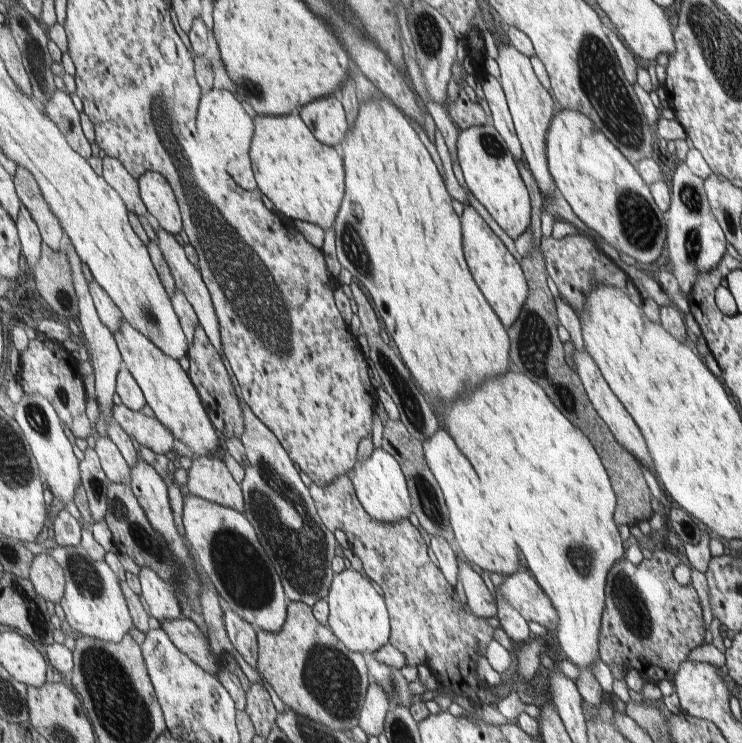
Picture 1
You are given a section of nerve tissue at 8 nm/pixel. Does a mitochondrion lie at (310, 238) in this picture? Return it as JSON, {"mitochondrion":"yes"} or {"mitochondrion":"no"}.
{"mitochondrion":"no"}

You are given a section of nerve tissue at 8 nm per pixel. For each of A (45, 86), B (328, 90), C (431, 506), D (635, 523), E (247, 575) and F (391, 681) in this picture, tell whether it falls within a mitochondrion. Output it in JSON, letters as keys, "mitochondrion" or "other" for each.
{"A":"mitochondrion","B":"other","C":"mitochondrion","D":"other","E":"mitochondrion","F":"mitochondrion"}

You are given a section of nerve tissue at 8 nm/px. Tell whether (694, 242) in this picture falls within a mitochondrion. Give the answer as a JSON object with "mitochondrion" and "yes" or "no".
{"mitochondrion":"yes"}

